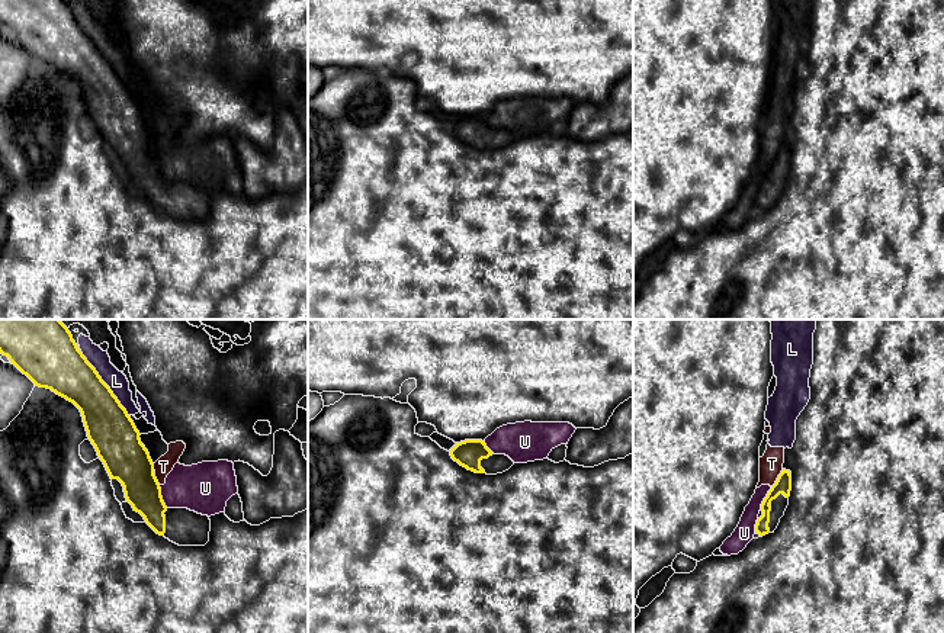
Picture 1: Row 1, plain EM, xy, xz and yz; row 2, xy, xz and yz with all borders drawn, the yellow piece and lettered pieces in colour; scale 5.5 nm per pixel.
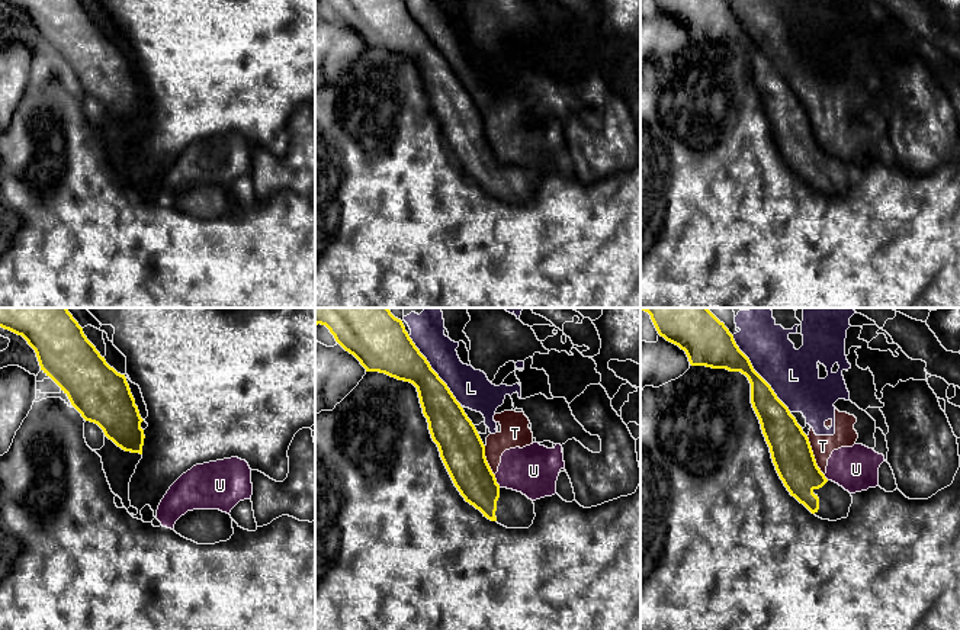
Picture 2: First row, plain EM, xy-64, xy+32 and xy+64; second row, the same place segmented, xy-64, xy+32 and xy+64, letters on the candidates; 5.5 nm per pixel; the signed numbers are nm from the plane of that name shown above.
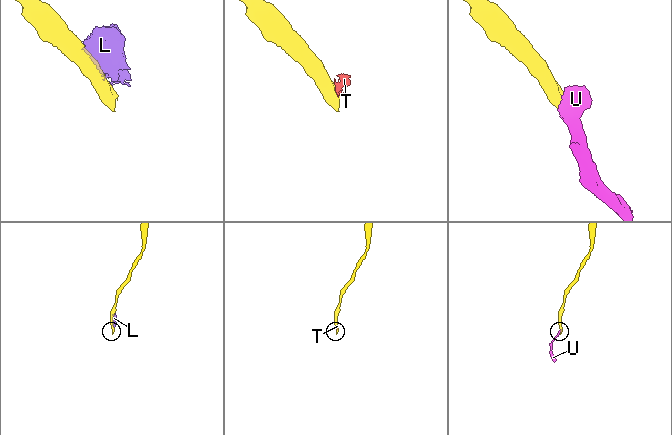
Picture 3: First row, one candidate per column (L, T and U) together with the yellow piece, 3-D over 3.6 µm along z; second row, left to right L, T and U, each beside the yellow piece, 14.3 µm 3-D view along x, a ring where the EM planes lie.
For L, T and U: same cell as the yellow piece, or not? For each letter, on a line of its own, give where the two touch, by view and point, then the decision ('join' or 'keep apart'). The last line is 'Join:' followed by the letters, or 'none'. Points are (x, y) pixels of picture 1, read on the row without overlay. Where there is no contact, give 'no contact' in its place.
L: contact xy (105, 58); keep apart
T: contact yz (777, 153); keep apart
U: contact xy (161, 172); keep apart
Join: none

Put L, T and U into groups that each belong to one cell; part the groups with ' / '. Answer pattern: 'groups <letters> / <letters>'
groups L T U

